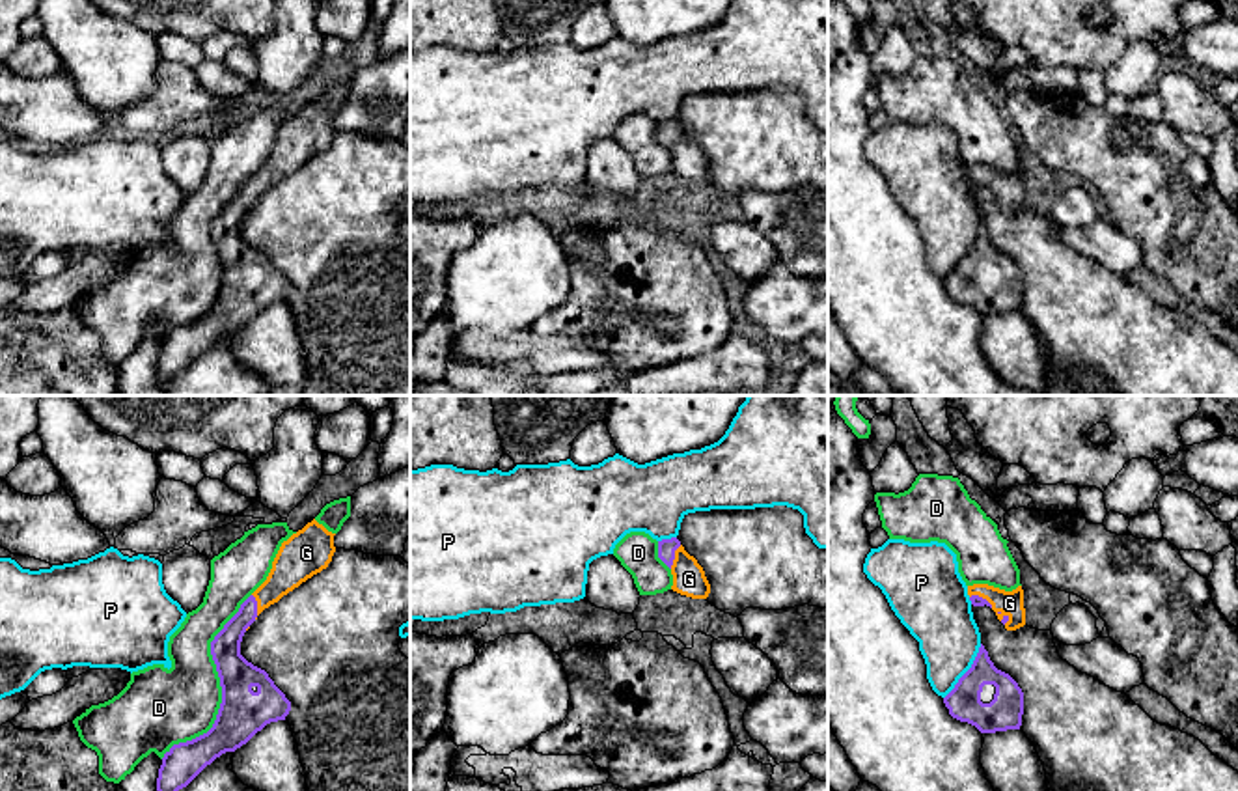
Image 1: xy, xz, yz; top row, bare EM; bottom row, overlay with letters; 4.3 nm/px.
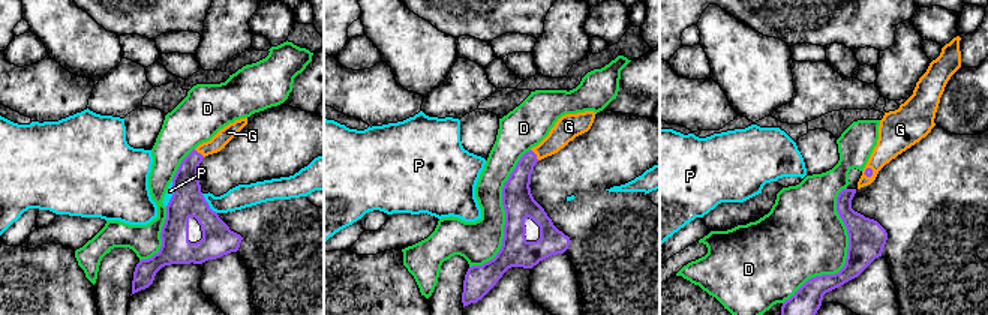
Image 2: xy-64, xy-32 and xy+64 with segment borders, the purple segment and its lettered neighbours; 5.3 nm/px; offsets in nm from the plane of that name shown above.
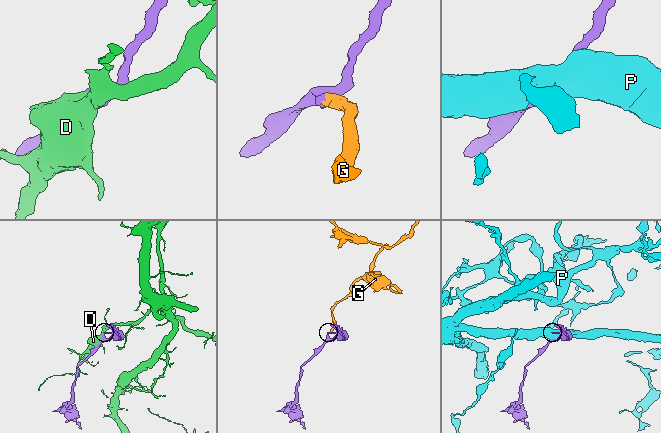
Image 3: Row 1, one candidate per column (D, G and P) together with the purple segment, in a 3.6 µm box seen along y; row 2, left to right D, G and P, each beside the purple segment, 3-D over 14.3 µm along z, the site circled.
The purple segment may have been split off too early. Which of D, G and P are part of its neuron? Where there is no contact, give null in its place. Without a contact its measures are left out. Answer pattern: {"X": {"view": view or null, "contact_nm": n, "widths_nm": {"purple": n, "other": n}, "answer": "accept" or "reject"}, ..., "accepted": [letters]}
{"D": {"view": "xy", "contact_nm": 800, "widths_nm": {"purple": 200, "other": 320}, "answer": "reject"}, "G": {"view": "xy", "contact_nm": 110, "widths_nm": {"purple": 130, "other": 170}, "answer": "accept"}, "P": {"view": "yz", "contact_nm": 280, "widths_nm": {"purple": 150, "other": 280}, "answer": "reject"}, "accepted": ["G"]}

